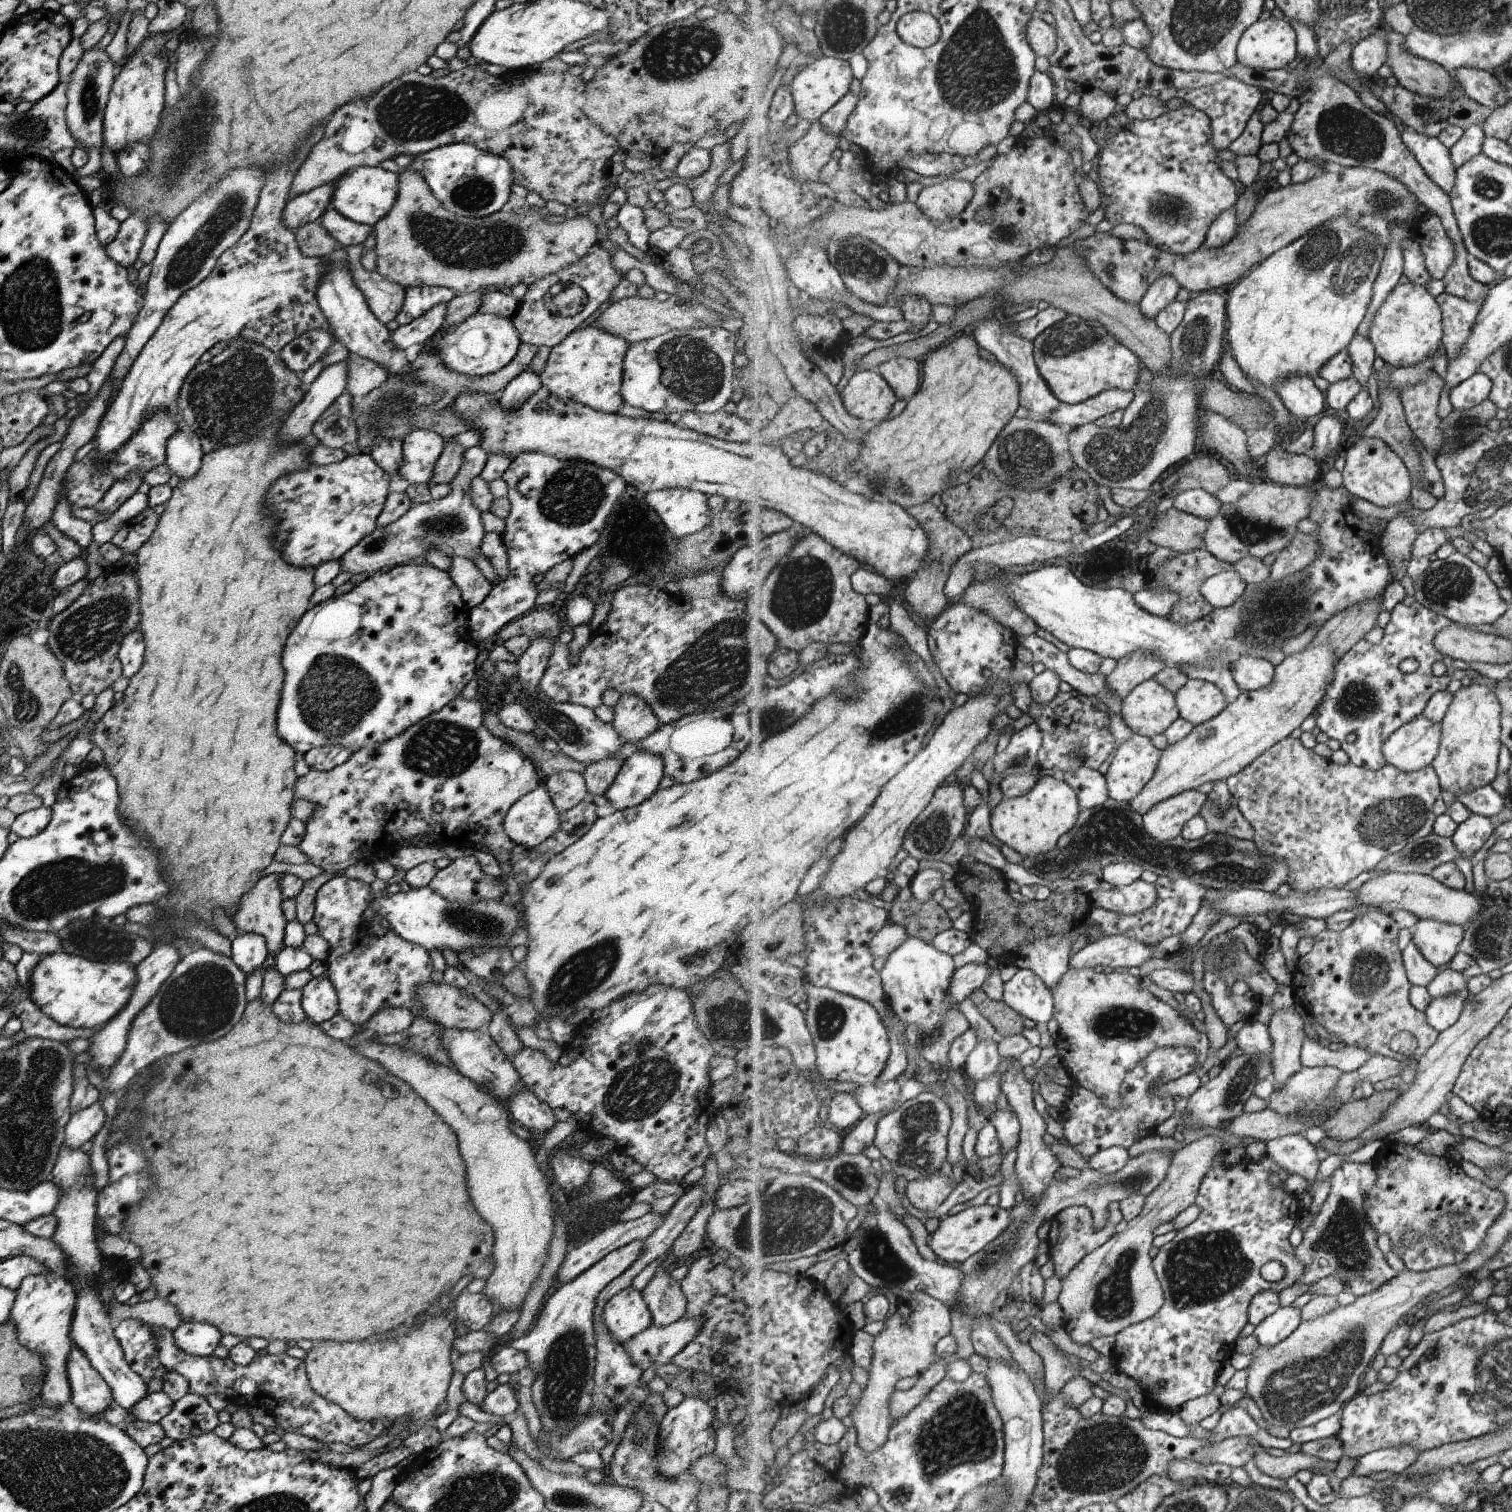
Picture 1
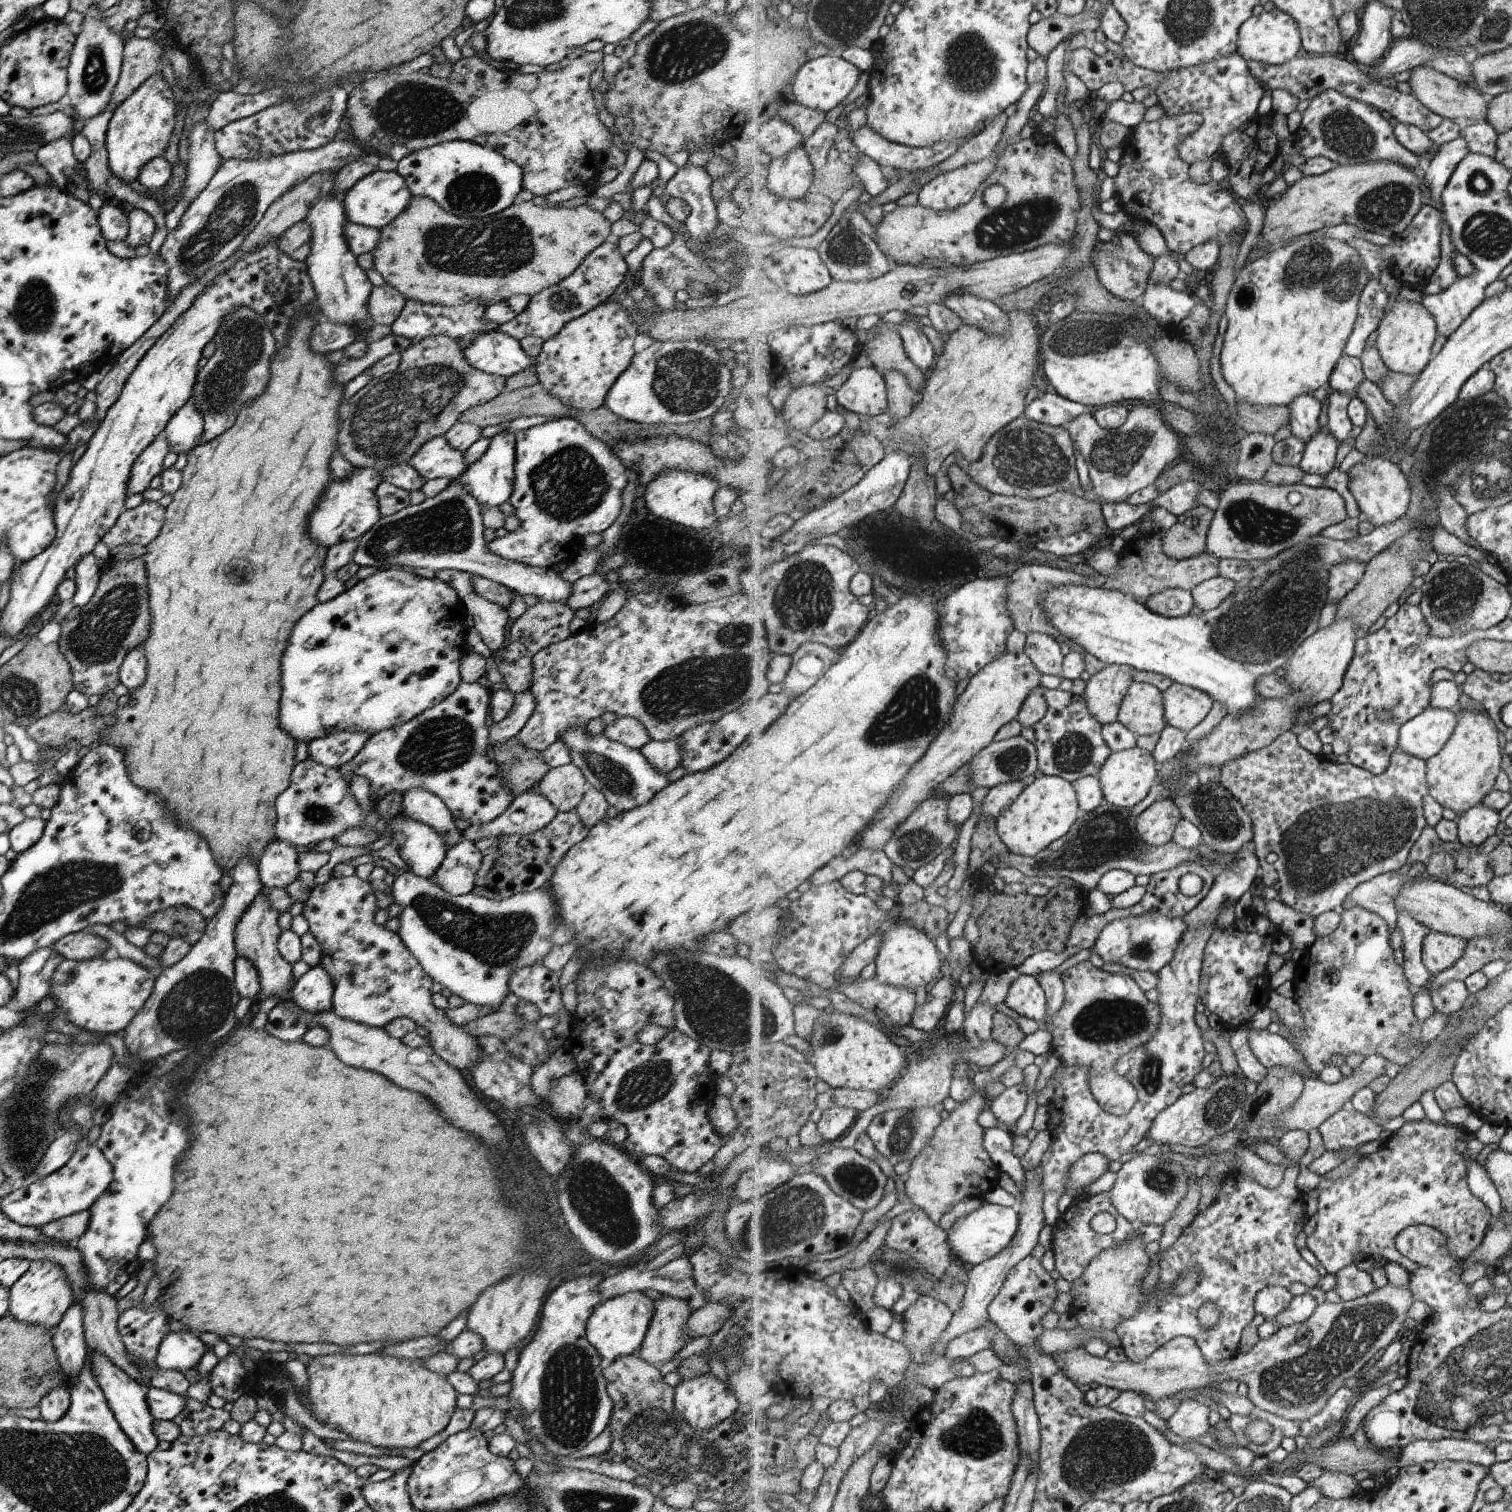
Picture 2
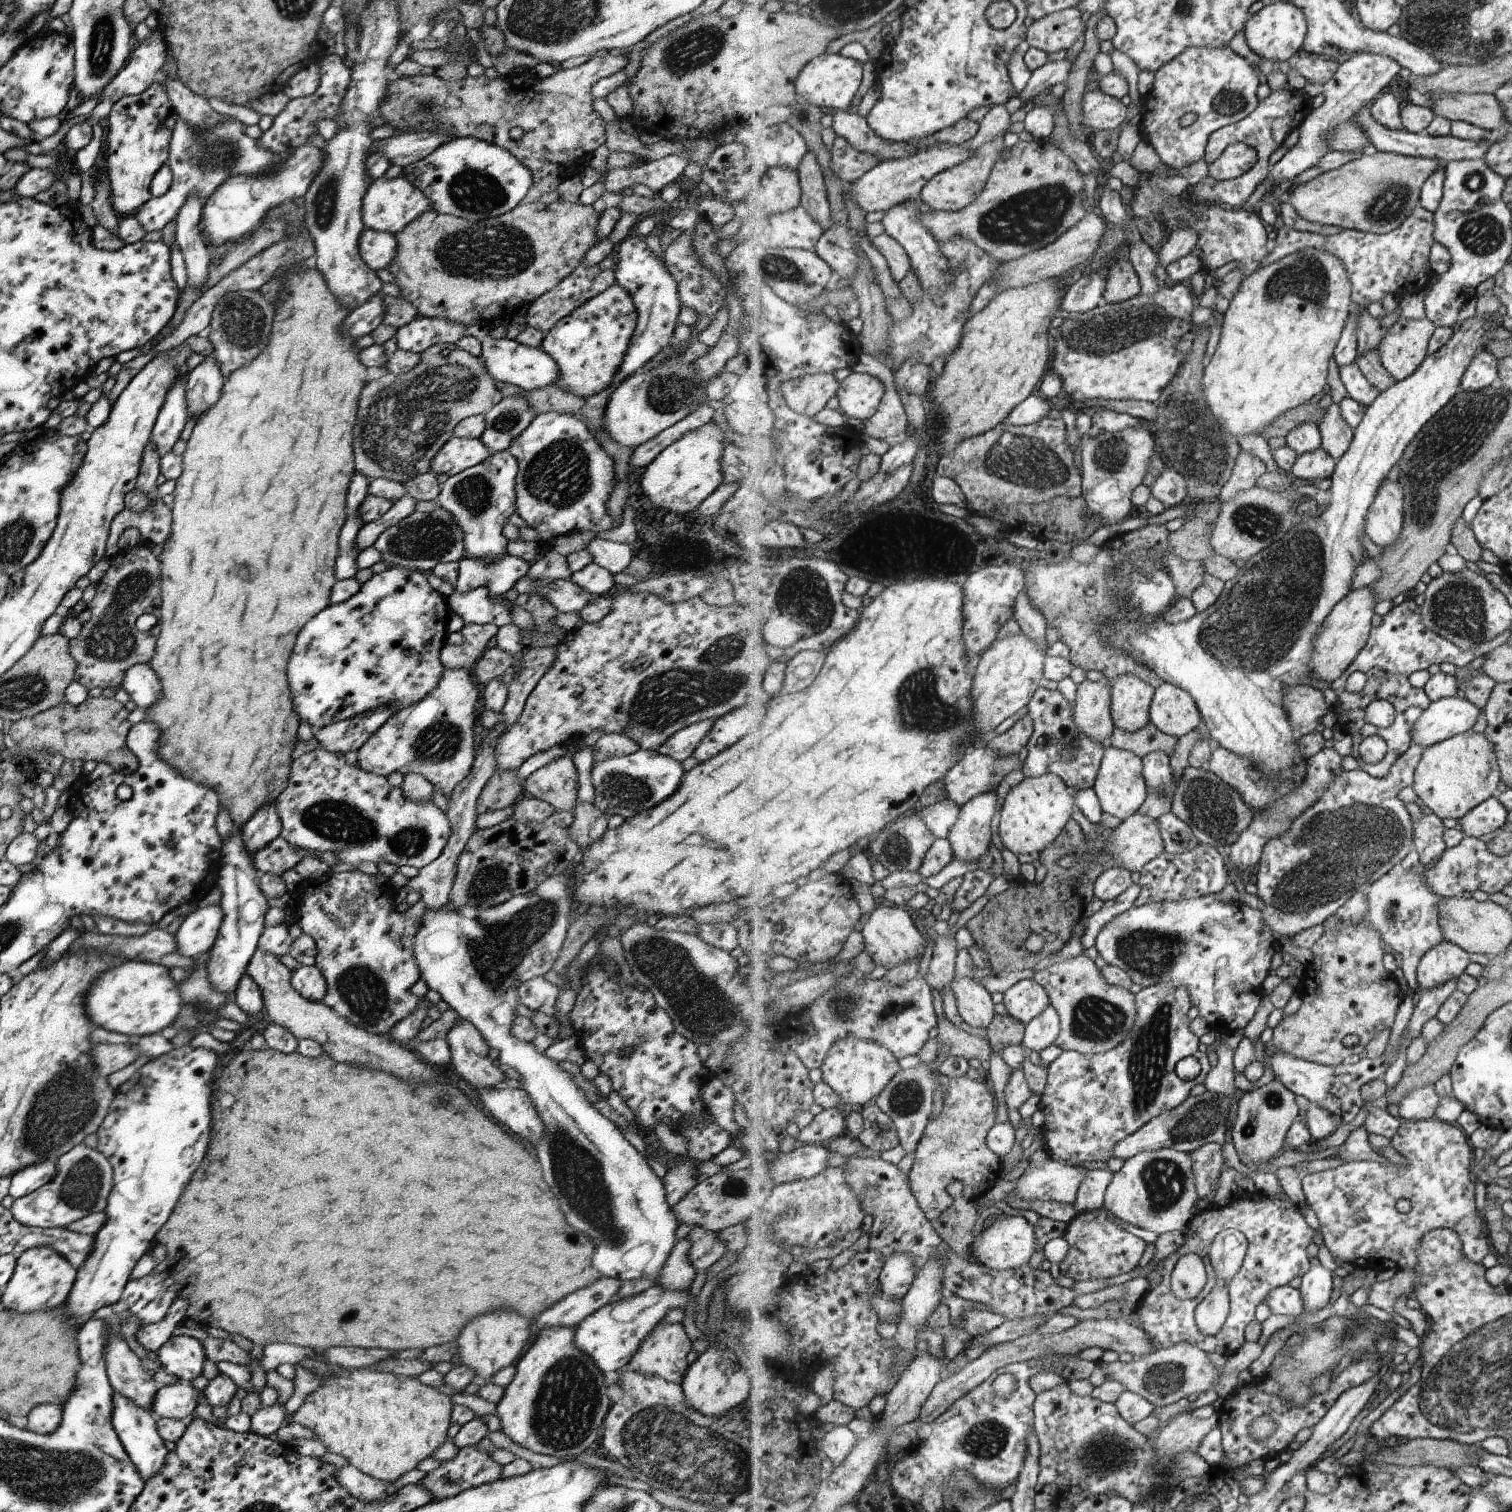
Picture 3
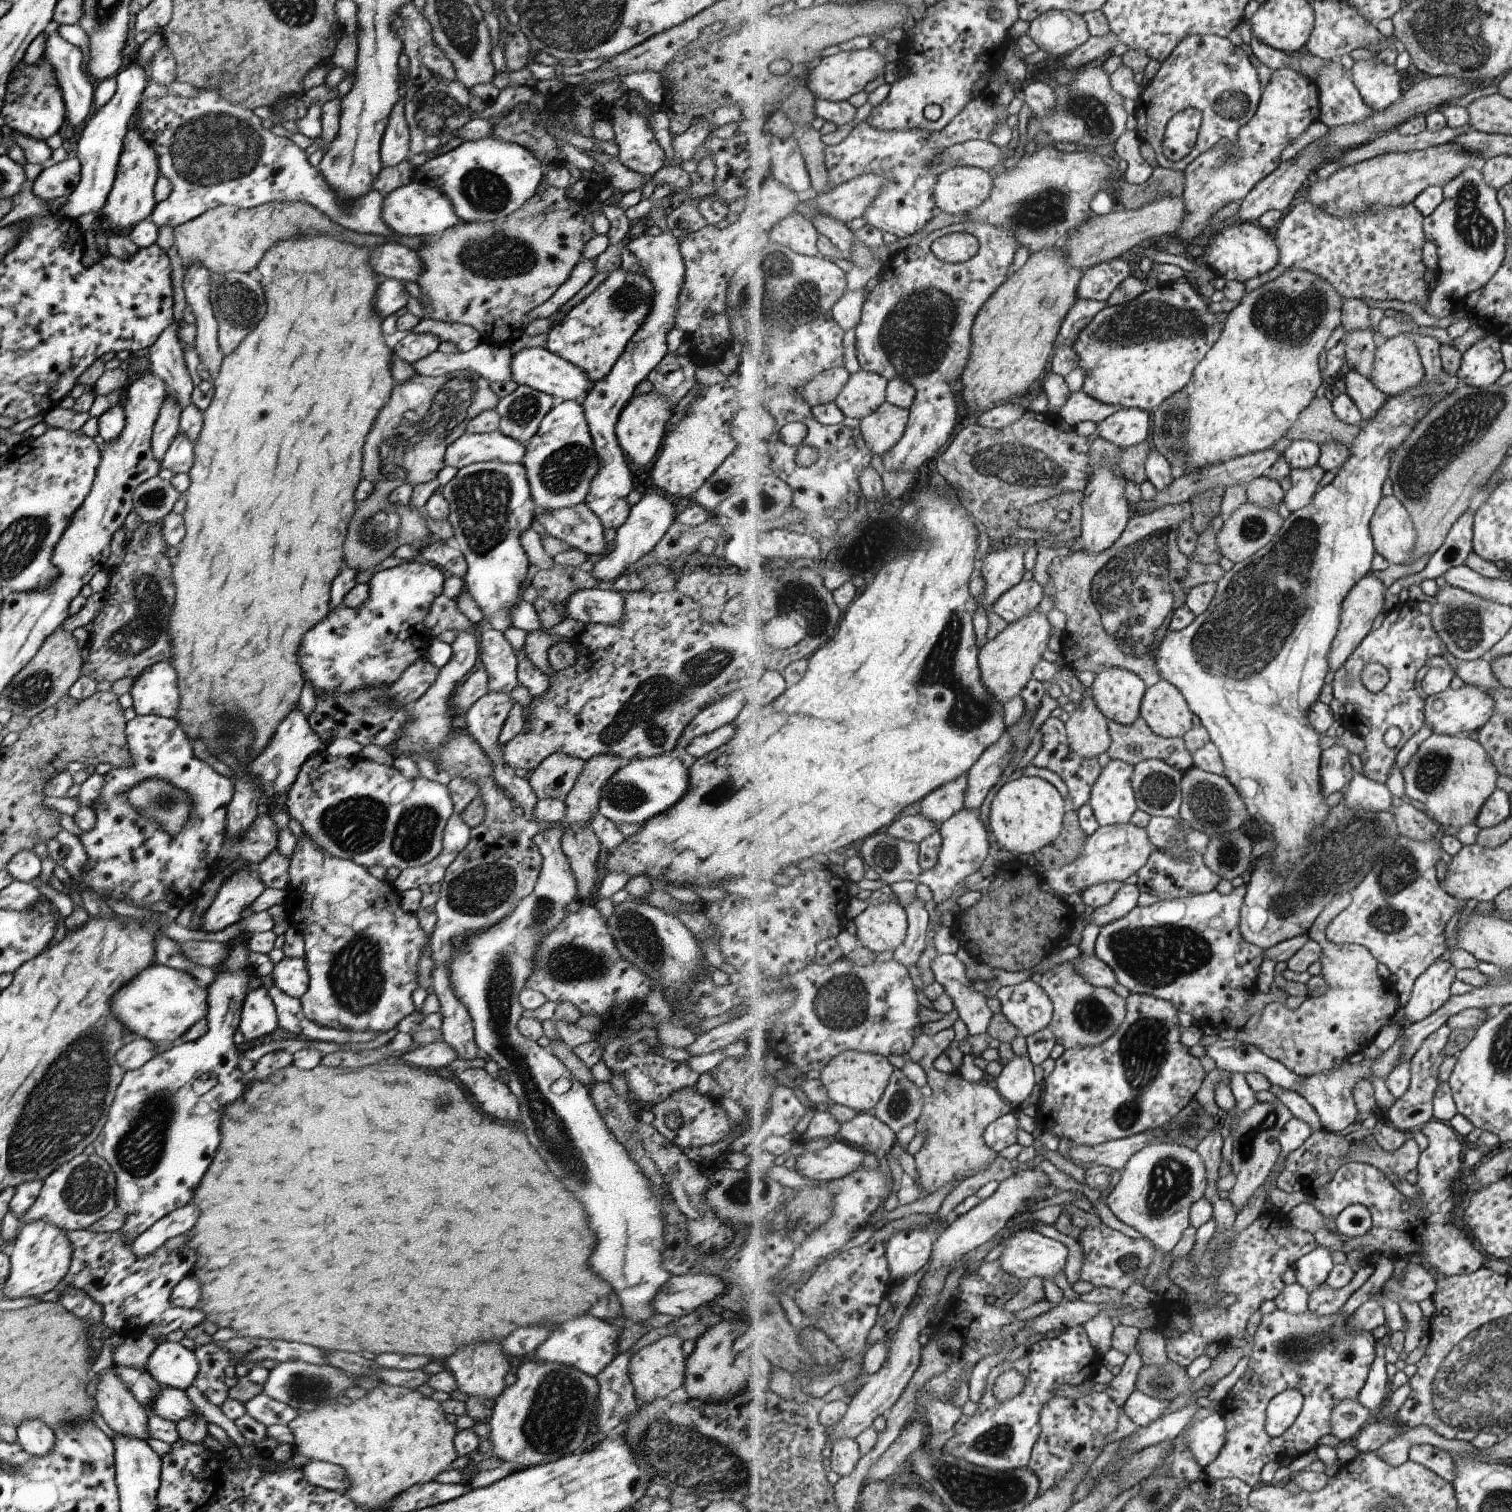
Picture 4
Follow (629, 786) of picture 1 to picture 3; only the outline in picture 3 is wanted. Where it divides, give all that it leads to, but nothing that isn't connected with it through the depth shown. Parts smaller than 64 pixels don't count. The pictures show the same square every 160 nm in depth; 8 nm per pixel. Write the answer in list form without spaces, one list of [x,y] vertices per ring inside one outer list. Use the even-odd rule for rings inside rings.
[[[711,718],[701,720],[675,732],[670,738],[667,738],[667,741],[657,746],[654,752],[681,763],[685,758],[692,756],[696,745],[713,726],[713,721]]]

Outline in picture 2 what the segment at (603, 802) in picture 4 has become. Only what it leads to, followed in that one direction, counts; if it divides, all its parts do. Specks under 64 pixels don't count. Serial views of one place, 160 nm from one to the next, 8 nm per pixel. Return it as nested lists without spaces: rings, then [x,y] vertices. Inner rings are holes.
[[[569,726],[569,730],[557,736],[557,741],[569,746],[570,764],[581,770],[586,786],[599,790],[607,805],[616,809],[618,813],[647,804],[659,790],[663,790],[671,782],[668,780],[668,774],[653,768],[640,750],[605,740],[603,733],[587,736],[585,726]]]

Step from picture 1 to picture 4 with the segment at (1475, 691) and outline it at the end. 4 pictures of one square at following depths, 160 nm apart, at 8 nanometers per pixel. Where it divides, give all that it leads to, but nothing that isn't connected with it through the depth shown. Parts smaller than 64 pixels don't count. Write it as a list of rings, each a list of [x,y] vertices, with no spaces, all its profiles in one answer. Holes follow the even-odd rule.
[[[1433,733],[1403,770],[1405,794],[1425,804],[1427,814],[1447,826],[1475,824],[1483,805],[1497,790],[1499,773],[1486,747],[1477,737]]]

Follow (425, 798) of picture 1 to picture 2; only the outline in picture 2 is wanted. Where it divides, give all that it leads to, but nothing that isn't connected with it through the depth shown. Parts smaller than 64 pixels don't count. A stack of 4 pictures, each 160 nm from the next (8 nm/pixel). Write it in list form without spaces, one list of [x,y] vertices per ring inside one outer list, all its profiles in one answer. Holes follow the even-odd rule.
[[[460,681],[439,704],[404,724],[371,734],[357,754],[338,768],[343,780],[349,781],[351,774],[362,776],[369,783],[369,791],[379,799],[387,792],[401,794],[409,788],[423,788],[445,804],[452,818],[468,825],[493,821],[514,796],[503,786],[493,755],[485,752],[488,694],[477,682]],[[459,840],[455,846],[447,849],[445,859],[432,876],[435,885],[445,893],[465,895],[473,890],[475,872],[479,869],[481,854],[473,843]]]

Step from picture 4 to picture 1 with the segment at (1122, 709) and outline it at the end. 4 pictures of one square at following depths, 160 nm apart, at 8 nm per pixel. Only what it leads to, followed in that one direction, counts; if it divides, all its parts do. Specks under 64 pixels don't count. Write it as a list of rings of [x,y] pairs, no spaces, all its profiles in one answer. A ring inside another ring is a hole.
[[[1154,679],[1141,682],[1122,706],[1123,719],[1133,733],[1151,739],[1166,733],[1180,718],[1175,694]]]

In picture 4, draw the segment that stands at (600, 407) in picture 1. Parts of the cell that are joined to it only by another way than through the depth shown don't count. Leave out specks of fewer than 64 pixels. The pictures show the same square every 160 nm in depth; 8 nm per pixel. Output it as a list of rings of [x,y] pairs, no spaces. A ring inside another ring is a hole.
[[[618,268],[554,326],[545,340],[545,348],[578,366],[592,383],[601,380],[624,351],[627,341],[642,324],[650,309],[652,284],[643,275]]]

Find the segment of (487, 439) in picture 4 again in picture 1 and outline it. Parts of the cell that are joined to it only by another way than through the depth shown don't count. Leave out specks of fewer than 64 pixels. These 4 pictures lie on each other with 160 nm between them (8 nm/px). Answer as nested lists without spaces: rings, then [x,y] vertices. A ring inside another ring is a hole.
[[[416,429],[402,440],[401,464],[397,474],[415,484],[428,484],[435,462],[443,451],[445,440],[430,430]]]

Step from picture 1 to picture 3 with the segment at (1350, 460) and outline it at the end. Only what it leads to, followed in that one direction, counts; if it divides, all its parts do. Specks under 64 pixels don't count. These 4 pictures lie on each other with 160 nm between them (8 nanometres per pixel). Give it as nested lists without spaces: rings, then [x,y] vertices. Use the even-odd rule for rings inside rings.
[[[1385,480],[1369,514],[1367,514],[1367,537],[1380,547],[1389,548],[1399,540],[1406,522],[1403,486],[1397,480]]]

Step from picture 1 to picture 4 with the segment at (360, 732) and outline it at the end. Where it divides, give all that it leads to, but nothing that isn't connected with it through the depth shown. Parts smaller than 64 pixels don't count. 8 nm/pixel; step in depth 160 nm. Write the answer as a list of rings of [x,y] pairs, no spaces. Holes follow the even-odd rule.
[[[420,559],[402,560],[398,566],[373,572],[371,578],[368,580],[368,598],[362,605],[351,608],[345,606],[343,603],[339,603],[335,610],[329,609],[328,613],[319,622],[317,622],[317,624],[314,624],[310,629],[307,629],[306,633],[303,633],[301,640],[299,641],[296,659],[302,677],[311,684],[311,688],[314,690],[314,696],[323,694],[349,694],[353,693],[355,690],[363,689],[364,687],[369,688],[390,685],[401,676],[401,673],[409,665],[417,662],[417,660],[427,660],[426,650],[433,636],[431,636],[428,631],[429,628],[425,626],[424,616],[429,612],[432,600],[442,594],[442,584],[445,575],[446,574],[444,572],[429,562],[424,562]]]

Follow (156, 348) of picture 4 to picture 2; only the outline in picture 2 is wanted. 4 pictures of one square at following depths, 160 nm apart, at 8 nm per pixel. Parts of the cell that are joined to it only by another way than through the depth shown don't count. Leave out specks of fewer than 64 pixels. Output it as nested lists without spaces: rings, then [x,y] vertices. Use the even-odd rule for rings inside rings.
[[[160,434],[139,454],[138,458],[135,458],[125,486],[125,494],[131,496],[143,493],[149,487],[151,479],[162,472],[163,460],[169,452],[167,440]]]

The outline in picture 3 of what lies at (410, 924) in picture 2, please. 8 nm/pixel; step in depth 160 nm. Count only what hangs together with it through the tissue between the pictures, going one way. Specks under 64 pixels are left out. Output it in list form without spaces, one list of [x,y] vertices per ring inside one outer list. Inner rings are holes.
[[[562,873],[544,879],[544,882],[529,893],[513,896],[503,904],[491,908],[455,908],[447,902],[439,910],[425,907],[420,917],[421,926],[413,938],[411,952],[420,980],[428,989],[437,992],[441,1000],[457,1012],[457,1016],[465,1019],[481,1034],[487,1048],[497,1050],[500,1064],[514,1069],[521,1076],[517,1080],[522,1084],[521,1090],[527,1094],[537,1118],[543,1124],[541,1140],[535,1146],[537,1162],[543,1170],[543,1180],[547,1182],[547,1186],[551,1186],[551,1192],[559,1202],[565,1222],[571,1224],[575,1230],[581,1230],[593,1242],[593,1269],[621,1282],[647,1276],[653,1280],[655,1287],[661,1268],[671,1254],[675,1230],[679,1225],[665,1201],[663,1184],[645,1158],[623,1138],[615,1125],[595,1110],[595,1106],[585,1098],[584,1091],[575,1084],[571,1075],[559,1068],[557,1061],[538,1052],[531,1042],[517,1040],[509,1034],[511,1024],[517,1016],[518,997],[515,990],[519,984],[544,975],[553,967],[569,925],[567,917],[571,914],[572,899],[570,880]]]

